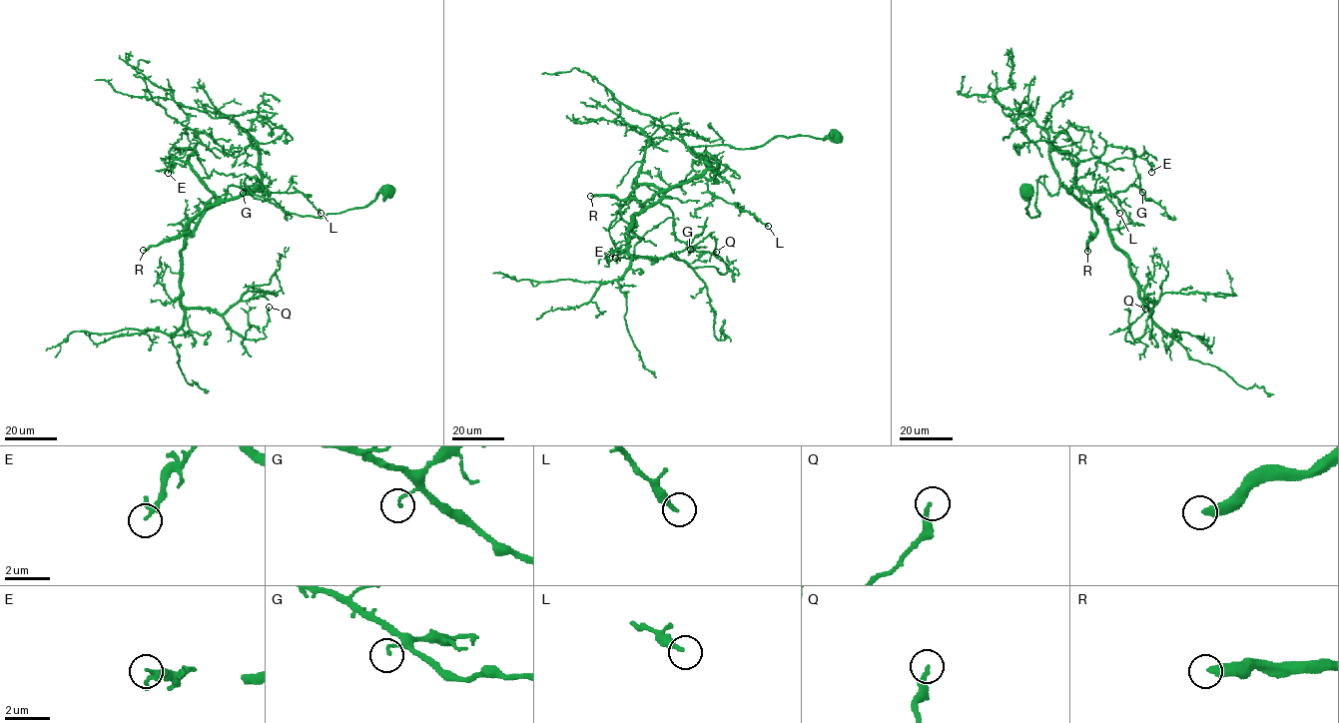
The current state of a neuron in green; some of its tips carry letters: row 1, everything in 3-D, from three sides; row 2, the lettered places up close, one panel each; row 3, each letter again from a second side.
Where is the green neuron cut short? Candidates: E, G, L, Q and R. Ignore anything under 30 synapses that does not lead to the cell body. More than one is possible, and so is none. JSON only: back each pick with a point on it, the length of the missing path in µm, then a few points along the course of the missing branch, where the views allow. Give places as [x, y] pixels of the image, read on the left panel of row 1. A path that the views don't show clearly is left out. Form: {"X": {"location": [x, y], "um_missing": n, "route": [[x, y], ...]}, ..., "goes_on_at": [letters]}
{"R": {"location": [143, 250], "um_missing": 80, "route": [[143, 250], [108, 271], [110, 278], [140, 292], [148, 286], [148, 293], [164, 305], [186, 300]]}, "goes_on_at": ["R"]}

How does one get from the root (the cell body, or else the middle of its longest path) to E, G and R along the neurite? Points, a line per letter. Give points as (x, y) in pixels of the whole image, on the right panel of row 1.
E: (1025, 192), (1030, 218), (1041, 176), (1078, 200), (1075, 167), (1107, 146), (1151, 172)
G: (1025, 192), (1030, 218), (1039, 215), (1041, 176), (1050, 196), (1061, 185), (1094, 206), (1132, 185), (1142, 192)
R: (1025, 192), (1030, 218), (1039, 215), (1041, 176), (1050, 196), (1061, 185), (1087, 207), (1096, 229), (1087, 251)

